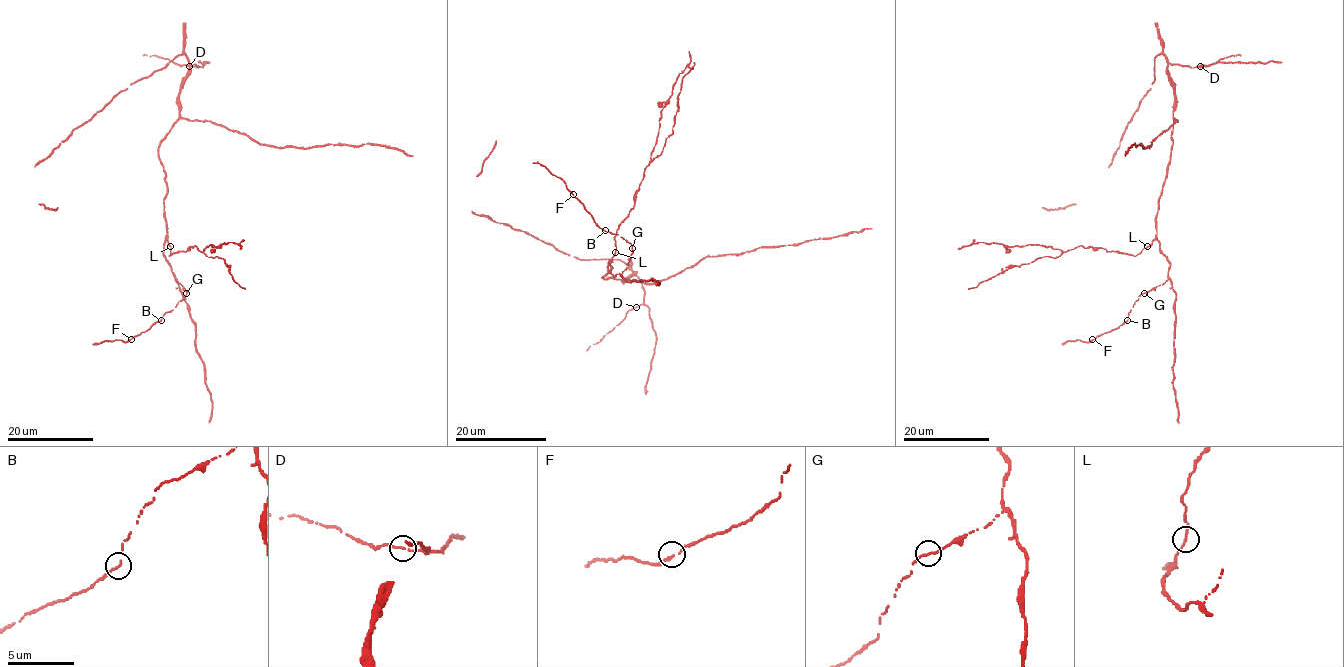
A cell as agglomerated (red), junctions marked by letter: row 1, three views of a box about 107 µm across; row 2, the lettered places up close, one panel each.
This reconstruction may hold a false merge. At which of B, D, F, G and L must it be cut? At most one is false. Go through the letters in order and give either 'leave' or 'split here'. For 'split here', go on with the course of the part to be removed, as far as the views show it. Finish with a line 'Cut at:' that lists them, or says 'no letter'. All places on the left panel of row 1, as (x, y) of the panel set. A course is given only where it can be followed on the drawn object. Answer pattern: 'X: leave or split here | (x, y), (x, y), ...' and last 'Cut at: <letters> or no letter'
B: leave
D: leave
F: leave
G: leave
L: leave
Cut at: no letter

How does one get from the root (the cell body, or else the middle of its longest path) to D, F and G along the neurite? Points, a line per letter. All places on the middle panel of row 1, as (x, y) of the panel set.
D: (622, 279), (636, 273), (640, 280), (645, 296), (643, 302), (636, 307)
F: (622, 279), (603, 277), (612, 269), (609, 261), (608, 271), (622, 273), (632, 245), (600, 228), (573, 194)
G: (622, 279), (603, 277), (612, 269), (609, 261), (608, 271), (613, 275), (622, 273), (632, 248)

